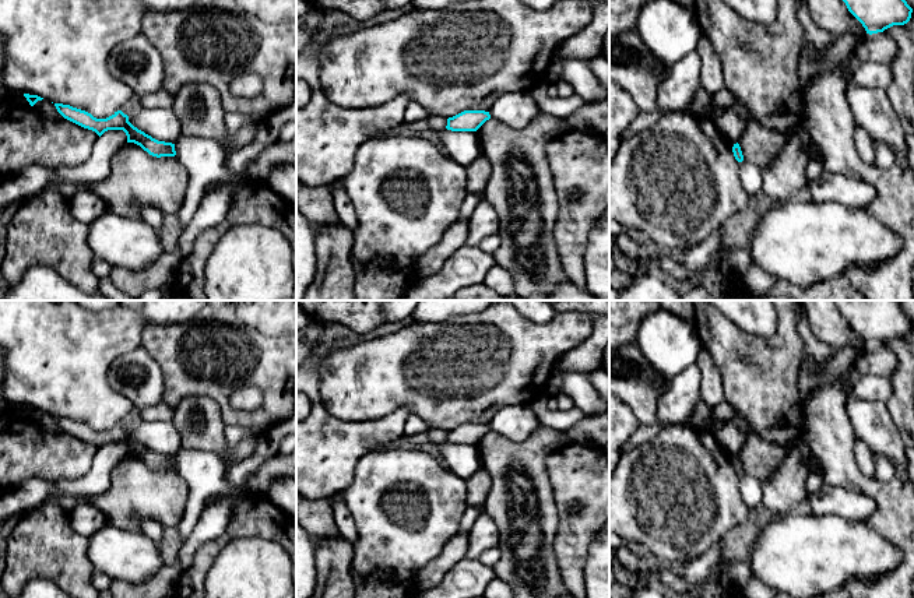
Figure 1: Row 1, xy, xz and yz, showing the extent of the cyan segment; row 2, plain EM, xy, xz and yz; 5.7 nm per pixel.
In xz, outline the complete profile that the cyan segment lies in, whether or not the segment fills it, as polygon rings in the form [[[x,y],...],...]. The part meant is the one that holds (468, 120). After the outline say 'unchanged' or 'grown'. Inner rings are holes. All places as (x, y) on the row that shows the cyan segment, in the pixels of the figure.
[[[464,110],[453,117],[449,117],[446,129],[451,131],[477,131],[489,119],[489,112]]]; unchanged

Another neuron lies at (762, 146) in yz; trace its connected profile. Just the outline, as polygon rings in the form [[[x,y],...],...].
[[[739,98],[731,106],[713,109],[709,119],[714,122],[724,109],[745,120],[745,131],[738,141],[743,161],[757,165],[760,170],[771,168],[787,145],[787,134],[760,123]]]

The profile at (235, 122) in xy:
[[[226,113],[226,127],[231,134],[236,134],[245,127],[256,127],[261,123],[261,116],[259,115],[245,115],[245,113]]]

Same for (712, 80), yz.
[[[702,35],[697,42],[697,53],[700,56],[700,85],[707,95],[716,95],[725,88],[721,61],[711,41]]]

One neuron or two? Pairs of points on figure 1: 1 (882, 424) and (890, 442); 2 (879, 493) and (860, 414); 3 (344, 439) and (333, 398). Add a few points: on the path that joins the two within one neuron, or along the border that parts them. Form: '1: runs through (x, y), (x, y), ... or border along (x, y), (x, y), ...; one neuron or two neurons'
1: runs through (882, 428), (882, 433), (886, 438); one neuron
2: border along (846, 405), (846, 412), (857, 436); two neurons
3: border along (319, 391), (330, 414), (341, 419), (372, 418); two neurons

